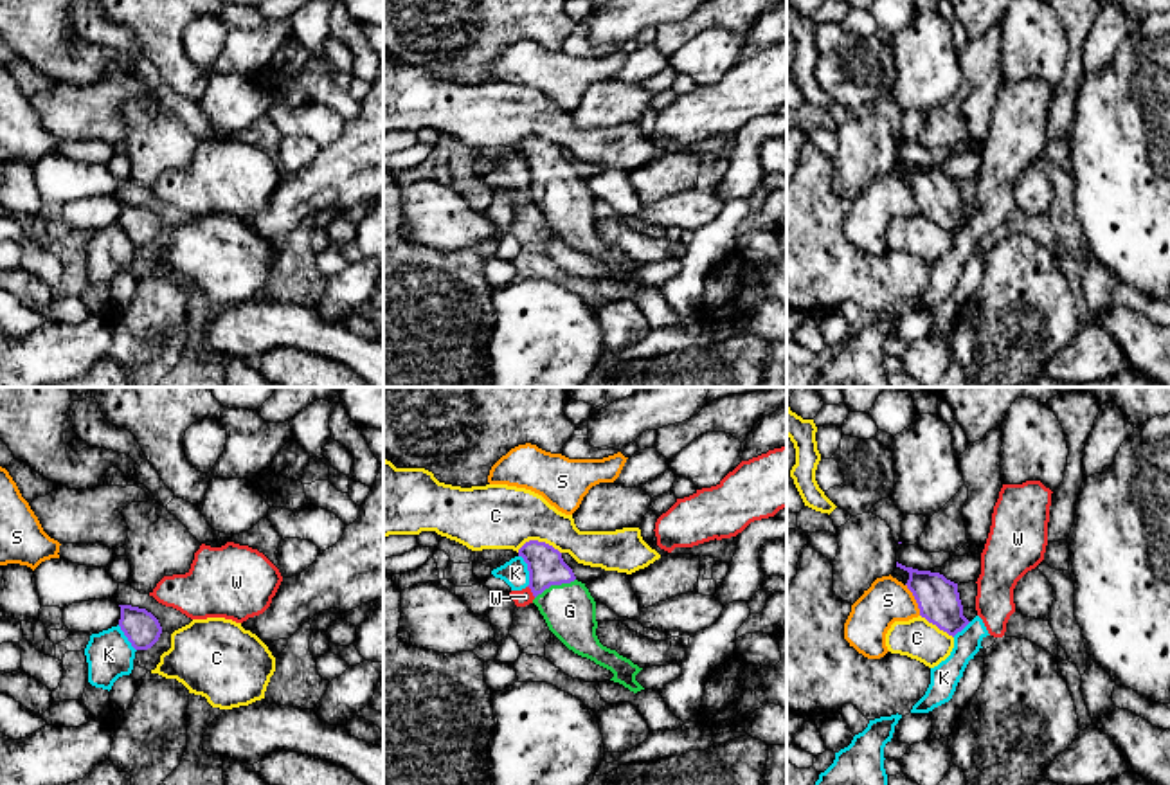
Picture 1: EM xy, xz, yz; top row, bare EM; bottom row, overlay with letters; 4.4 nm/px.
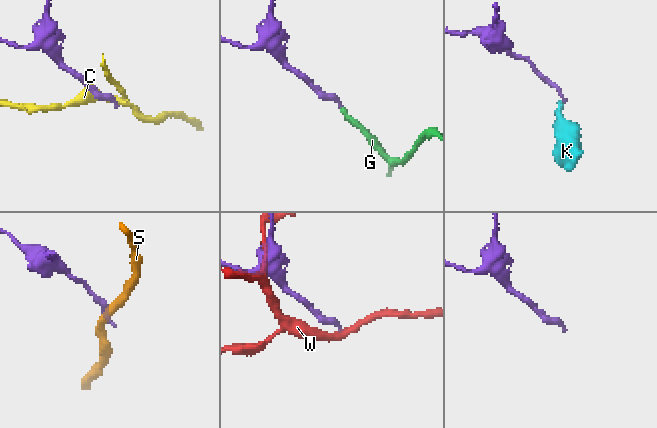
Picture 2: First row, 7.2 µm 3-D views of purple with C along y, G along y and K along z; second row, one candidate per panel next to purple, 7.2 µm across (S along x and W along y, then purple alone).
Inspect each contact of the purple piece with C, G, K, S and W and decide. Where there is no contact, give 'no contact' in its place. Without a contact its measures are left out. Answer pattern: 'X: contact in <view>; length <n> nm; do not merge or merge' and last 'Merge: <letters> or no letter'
C: contact in xz; length 200 nm; do not merge
G: contact in xz; length 200 nm; merge
K: contact in xz; length 150 nm; do not merge
S: contact in yz; length 160 nm; do not merge
W: contact in xz; length 70 nm; do not merge
Merge: G

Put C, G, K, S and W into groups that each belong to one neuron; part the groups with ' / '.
C / G / K W / S

